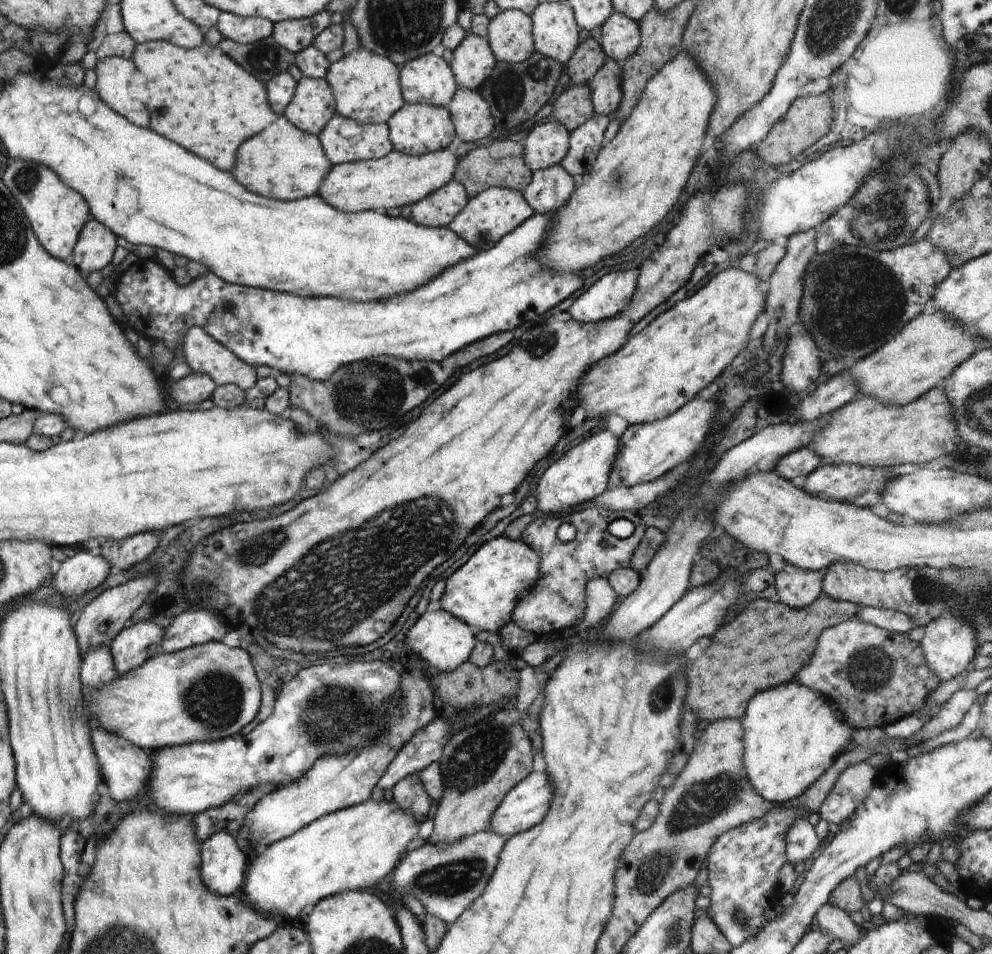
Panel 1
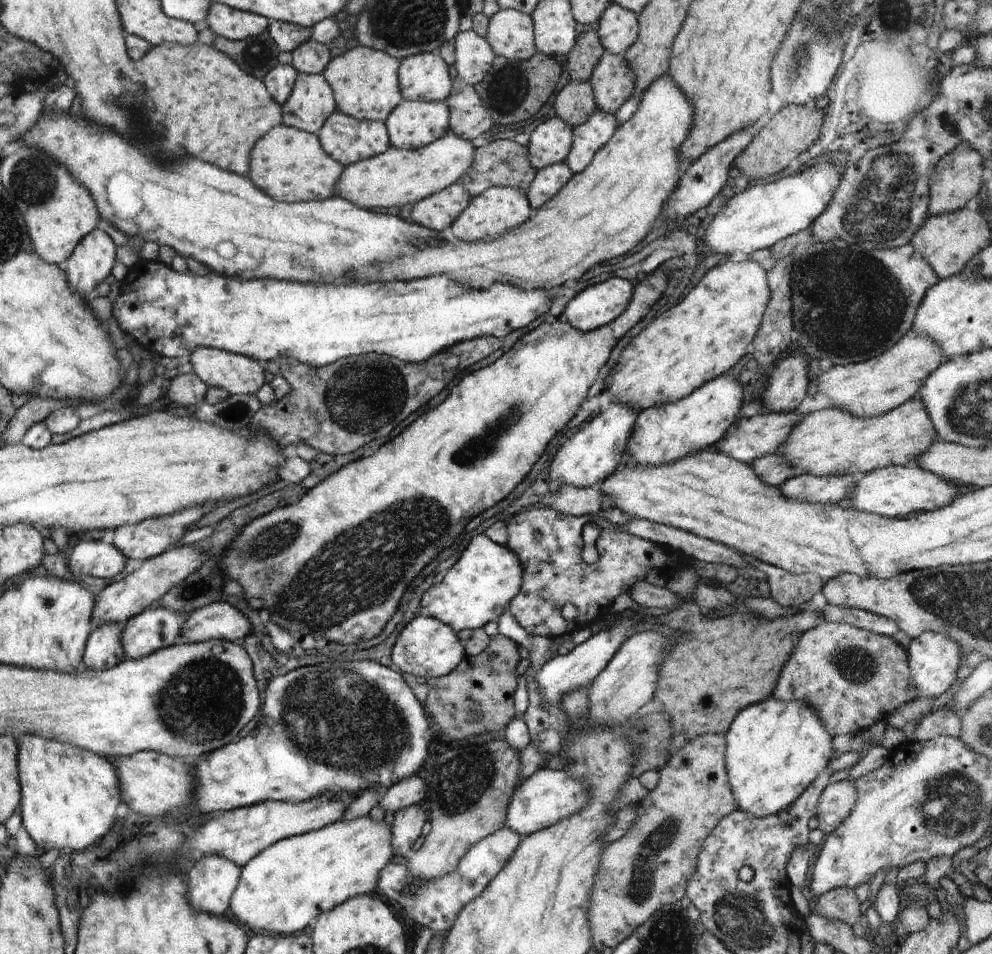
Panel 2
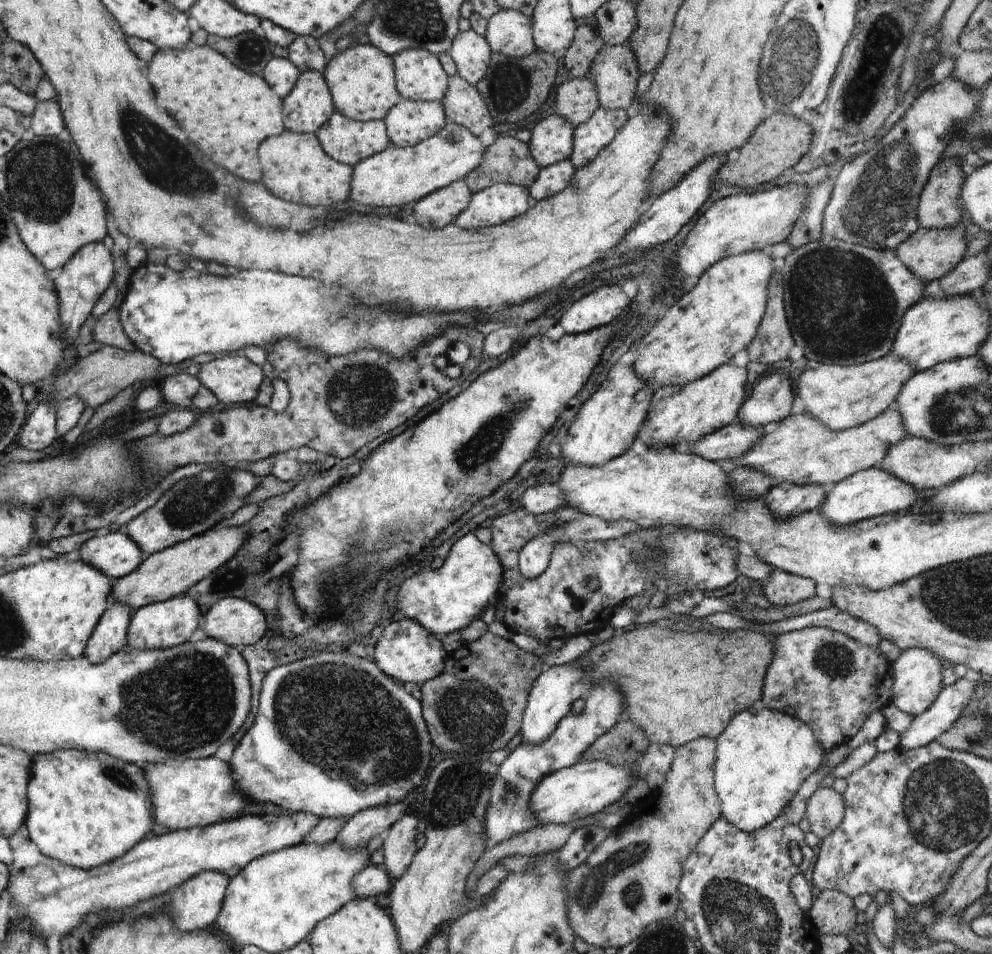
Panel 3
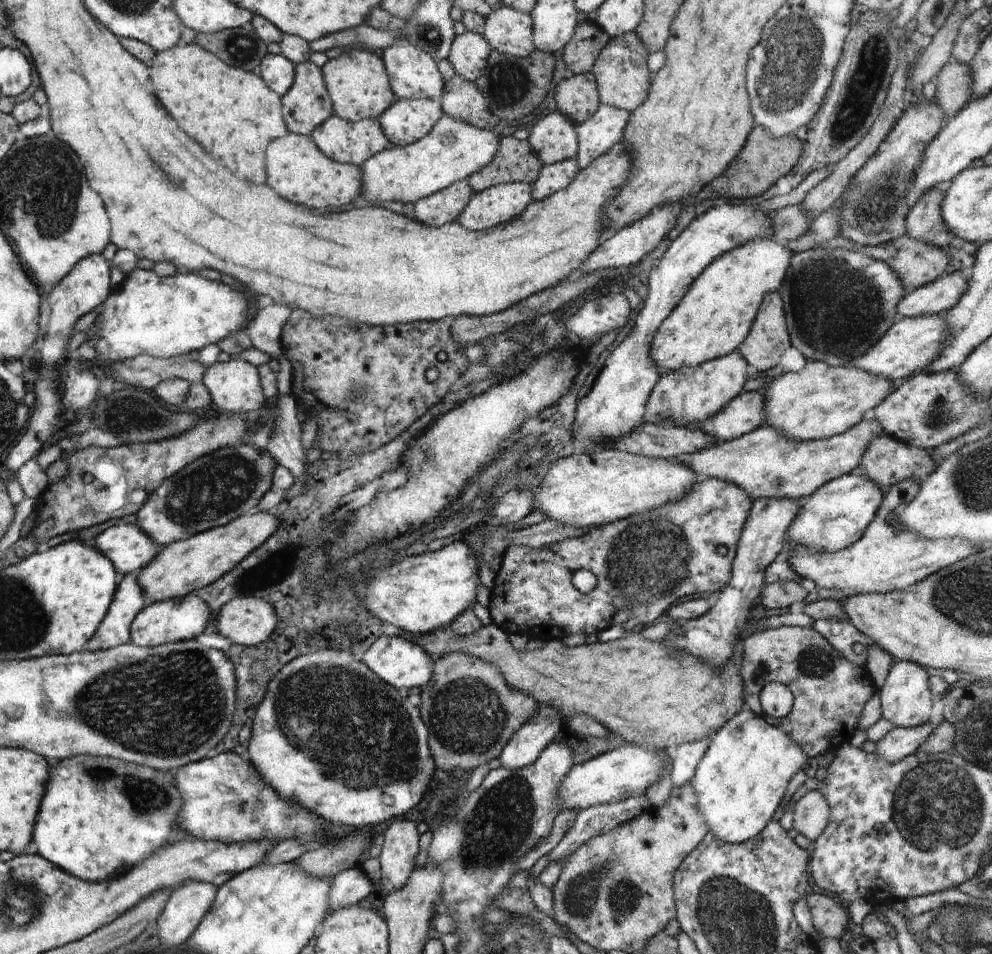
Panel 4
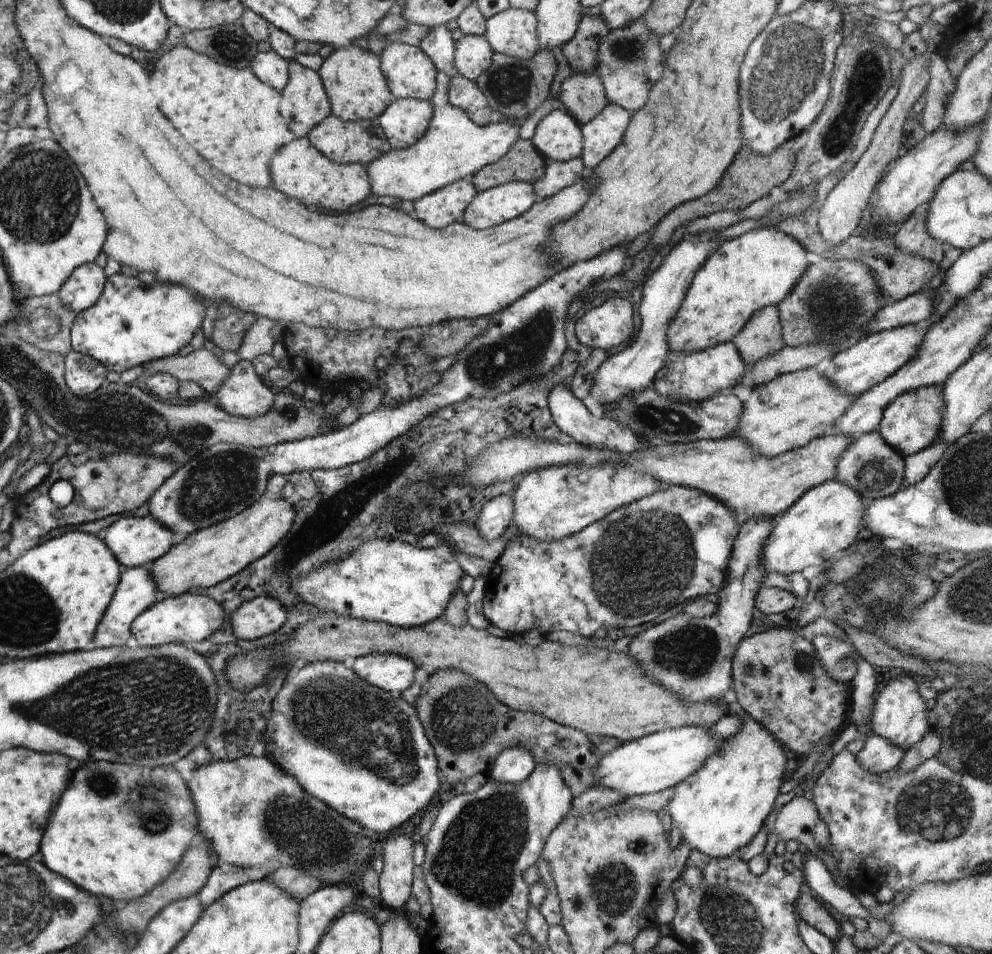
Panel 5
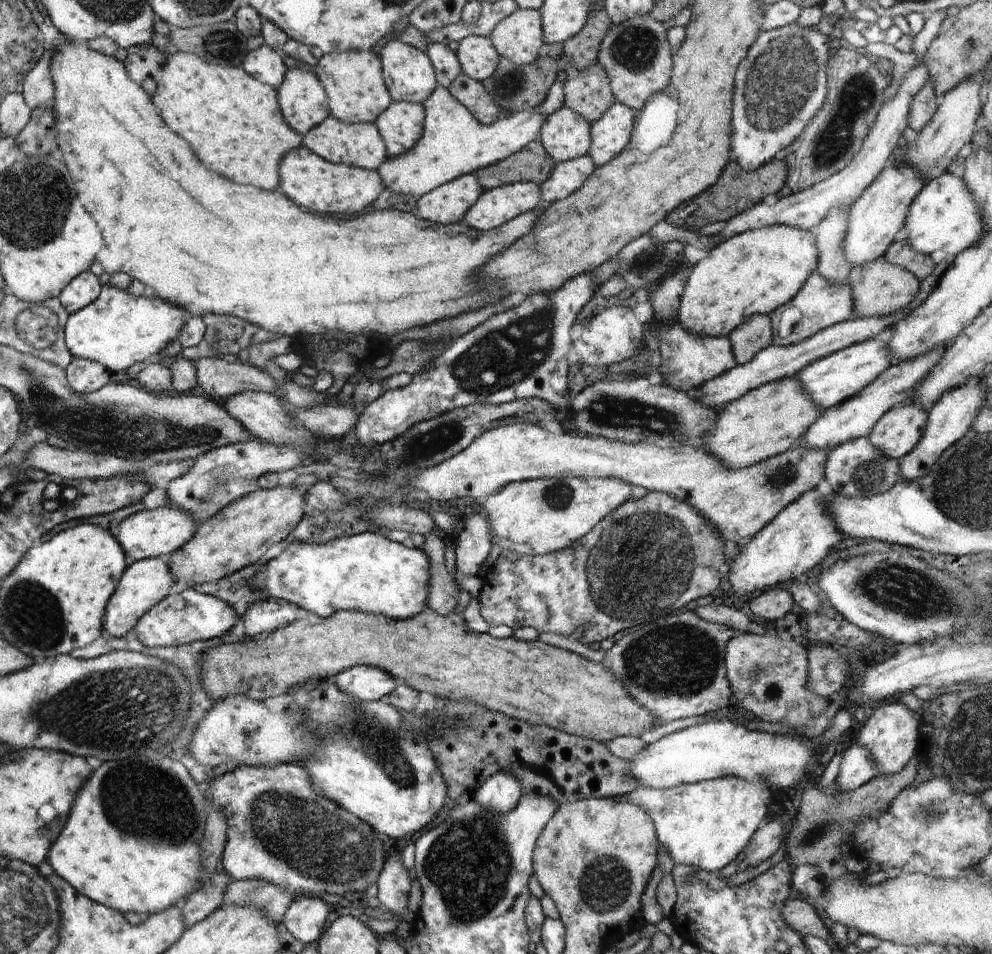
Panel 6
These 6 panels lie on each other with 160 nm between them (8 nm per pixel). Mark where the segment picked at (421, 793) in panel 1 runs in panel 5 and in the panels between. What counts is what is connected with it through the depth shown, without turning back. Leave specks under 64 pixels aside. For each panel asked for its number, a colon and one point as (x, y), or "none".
2: (407, 826)
3: (399, 848)
4: (400, 847)
5: (395, 880)

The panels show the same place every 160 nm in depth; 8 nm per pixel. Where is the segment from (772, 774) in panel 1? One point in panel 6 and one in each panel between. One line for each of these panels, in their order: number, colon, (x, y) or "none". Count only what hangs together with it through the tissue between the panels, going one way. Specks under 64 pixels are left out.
2: (774, 750)
3: (762, 757)
4: (740, 781)
5: (719, 808)
6: (707, 824)

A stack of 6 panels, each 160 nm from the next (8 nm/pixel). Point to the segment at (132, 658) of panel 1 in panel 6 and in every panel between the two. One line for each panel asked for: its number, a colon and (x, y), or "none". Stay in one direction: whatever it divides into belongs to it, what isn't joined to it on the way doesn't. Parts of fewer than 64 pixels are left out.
2: (157, 628)
3: (166, 624)
4: (174, 620)
5: (190, 617)
6: (190, 615)

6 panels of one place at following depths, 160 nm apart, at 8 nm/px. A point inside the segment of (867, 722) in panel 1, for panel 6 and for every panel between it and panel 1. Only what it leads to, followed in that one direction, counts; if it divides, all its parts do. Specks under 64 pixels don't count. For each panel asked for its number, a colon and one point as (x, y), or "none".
2: (851, 678)
3: (831, 683)
4: (829, 692)
5: (780, 682)
6: (768, 676)

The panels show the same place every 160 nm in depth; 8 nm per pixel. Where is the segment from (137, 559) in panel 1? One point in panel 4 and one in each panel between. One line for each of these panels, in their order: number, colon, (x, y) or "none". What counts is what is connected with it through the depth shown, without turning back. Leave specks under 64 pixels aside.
2: (151, 537)
3: (194, 505)
4: (217, 488)

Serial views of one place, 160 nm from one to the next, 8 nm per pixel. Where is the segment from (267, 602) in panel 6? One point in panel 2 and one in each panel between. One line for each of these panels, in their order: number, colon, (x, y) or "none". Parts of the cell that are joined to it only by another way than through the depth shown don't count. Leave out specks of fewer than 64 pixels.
2: (222, 621)
3: (236, 622)
4: (244, 621)
5: (256, 618)

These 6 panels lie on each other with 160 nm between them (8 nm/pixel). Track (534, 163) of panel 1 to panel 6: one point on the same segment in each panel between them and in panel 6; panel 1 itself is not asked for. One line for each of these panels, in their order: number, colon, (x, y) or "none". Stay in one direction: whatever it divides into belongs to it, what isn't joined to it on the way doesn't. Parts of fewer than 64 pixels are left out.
2: (550, 143)
3: (552, 141)
4: (554, 138)
5: (558, 136)
6: (565, 135)

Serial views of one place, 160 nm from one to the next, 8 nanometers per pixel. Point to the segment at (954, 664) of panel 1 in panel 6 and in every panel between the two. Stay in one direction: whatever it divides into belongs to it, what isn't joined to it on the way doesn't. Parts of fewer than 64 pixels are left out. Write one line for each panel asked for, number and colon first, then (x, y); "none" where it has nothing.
2: (933, 659)
3: (917, 674)
4: (906, 700)
5: (900, 714)
6: (891, 733)

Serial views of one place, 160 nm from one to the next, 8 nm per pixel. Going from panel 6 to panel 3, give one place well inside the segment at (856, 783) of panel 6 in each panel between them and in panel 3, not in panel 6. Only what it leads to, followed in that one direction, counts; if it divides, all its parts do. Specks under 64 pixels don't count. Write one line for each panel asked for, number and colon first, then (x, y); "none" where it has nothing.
3: (927, 727)
4: (899, 742)
5: (879, 755)

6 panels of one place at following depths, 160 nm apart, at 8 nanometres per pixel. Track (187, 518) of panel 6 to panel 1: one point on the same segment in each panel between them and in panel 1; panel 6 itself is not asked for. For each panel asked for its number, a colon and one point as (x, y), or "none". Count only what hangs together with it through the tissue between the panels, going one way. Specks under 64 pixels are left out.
1: (86, 570)
2: (95, 558)
3: (116, 554)
4: (129, 549)
5: (136, 541)

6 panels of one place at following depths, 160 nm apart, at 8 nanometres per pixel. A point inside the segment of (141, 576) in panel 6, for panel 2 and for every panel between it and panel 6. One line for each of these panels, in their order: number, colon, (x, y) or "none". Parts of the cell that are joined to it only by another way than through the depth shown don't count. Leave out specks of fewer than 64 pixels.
2: (104, 649)
3: (111, 635)
4: (128, 601)
5: (135, 593)

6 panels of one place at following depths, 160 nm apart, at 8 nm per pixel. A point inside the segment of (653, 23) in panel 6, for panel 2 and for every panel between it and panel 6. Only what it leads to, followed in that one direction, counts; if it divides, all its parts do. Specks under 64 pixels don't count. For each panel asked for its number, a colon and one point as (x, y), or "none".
2: (612, 80)
3: (614, 71)
4: (621, 71)
5: (629, 61)

